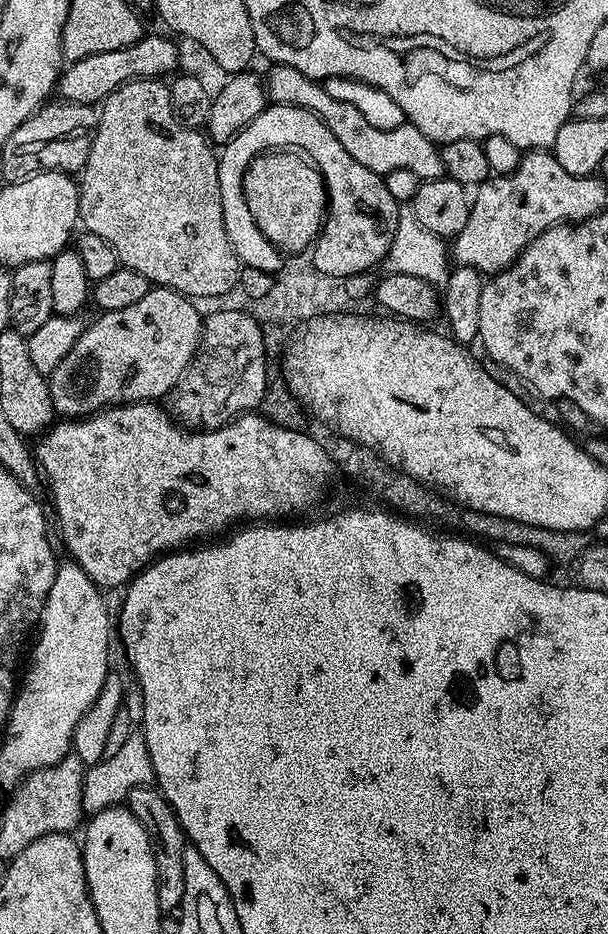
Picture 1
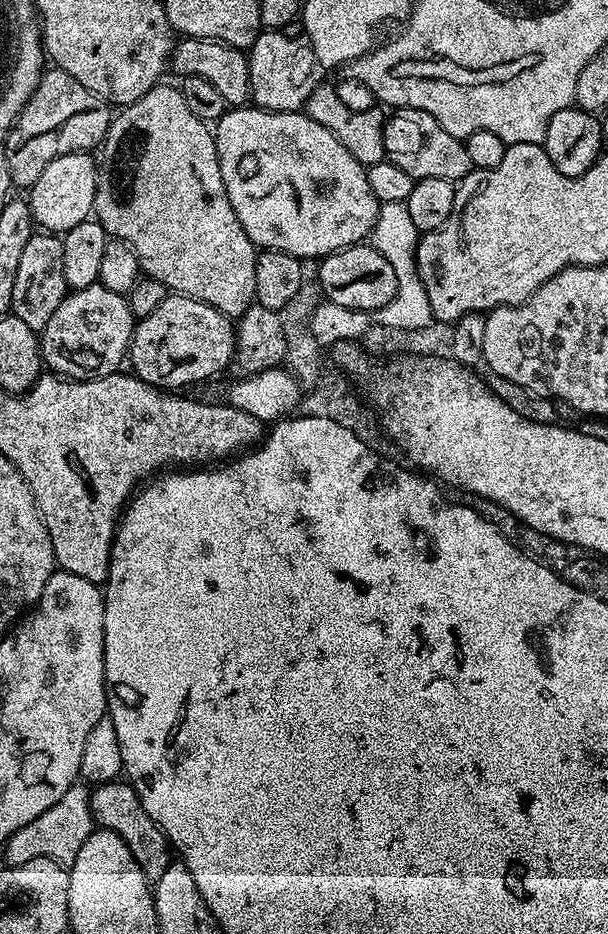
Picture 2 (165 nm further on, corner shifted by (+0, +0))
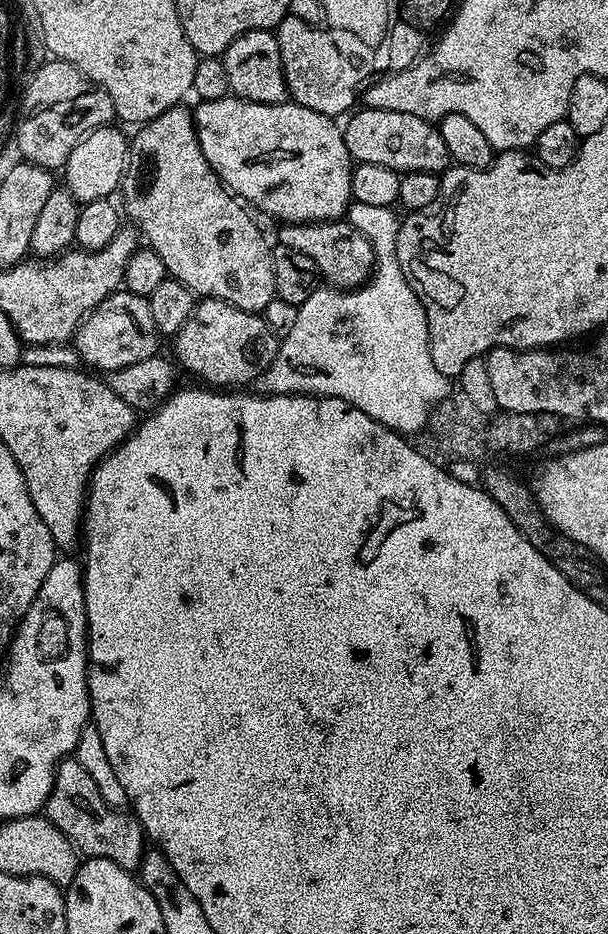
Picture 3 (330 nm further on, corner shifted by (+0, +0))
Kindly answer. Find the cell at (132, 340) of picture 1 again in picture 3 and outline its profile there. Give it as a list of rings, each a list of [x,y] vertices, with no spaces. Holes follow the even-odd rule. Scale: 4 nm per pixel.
[[[204,298],[197,303],[192,316],[174,337],[174,360],[188,372],[201,376],[208,386],[251,385],[274,362],[280,351],[277,333],[264,320],[263,315],[235,308],[224,300]]]

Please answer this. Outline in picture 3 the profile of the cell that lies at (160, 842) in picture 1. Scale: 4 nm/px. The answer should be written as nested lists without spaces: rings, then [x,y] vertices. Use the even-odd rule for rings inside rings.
[[[66,758],[57,766],[52,792],[47,800],[46,815],[48,821],[58,826],[58,830],[62,830],[62,834],[66,834],[75,844],[77,853],[85,857],[107,858],[131,873],[135,873],[144,860],[144,827],[135,815],[109,806],[102,798],[94,778],[86,774],[86,770],[75,758]]]

